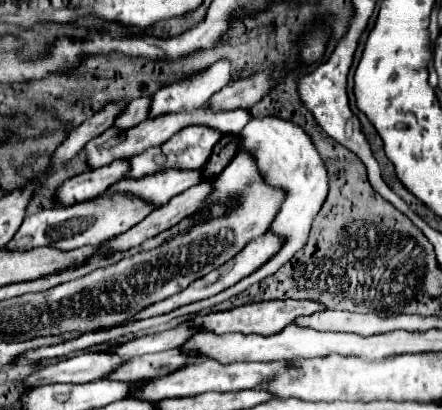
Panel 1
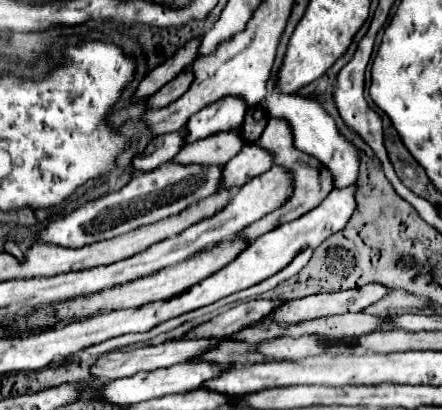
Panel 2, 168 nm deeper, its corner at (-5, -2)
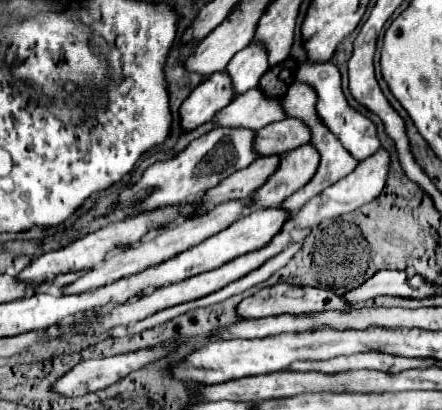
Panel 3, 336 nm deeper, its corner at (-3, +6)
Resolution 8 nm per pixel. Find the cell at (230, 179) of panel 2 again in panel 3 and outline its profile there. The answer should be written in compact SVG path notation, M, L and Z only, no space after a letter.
M287 118L277 124L269 124L257 132L255 148L261 156L285 154L309 142L309 128L297 118Z

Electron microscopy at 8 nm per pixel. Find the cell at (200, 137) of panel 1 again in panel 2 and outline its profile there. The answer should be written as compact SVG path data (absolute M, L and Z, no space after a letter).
M223 98L195 116L189 118L187 122L187 140L185 144L191 144L195 140L203 140L203 136L211 136L215 132L225 132L231 128L239 128L243 124L247 108L241 100L237 98Z

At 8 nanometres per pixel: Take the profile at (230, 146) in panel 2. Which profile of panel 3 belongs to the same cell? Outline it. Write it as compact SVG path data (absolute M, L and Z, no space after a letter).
M259 86L249 92L237 96L229 106L215 114L217 126L225 128L253 128L261 130L263 126L285 120L285 112L281 112L283 98L269 98L263 94Z

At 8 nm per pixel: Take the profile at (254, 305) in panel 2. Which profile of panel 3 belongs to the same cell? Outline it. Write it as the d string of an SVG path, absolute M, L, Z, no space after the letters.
M275 284L269 288L259 290L257 294L245 298L237 306L237 314L243 318L267 318L267 316L281 316L281 314L315 314L315 312L325 312L325 310L339 310L339 312L349 312L353 306L347 300L341 300L341 296L333 294L331 290L323 288L309 288L309 286L293 286L293 284Z

